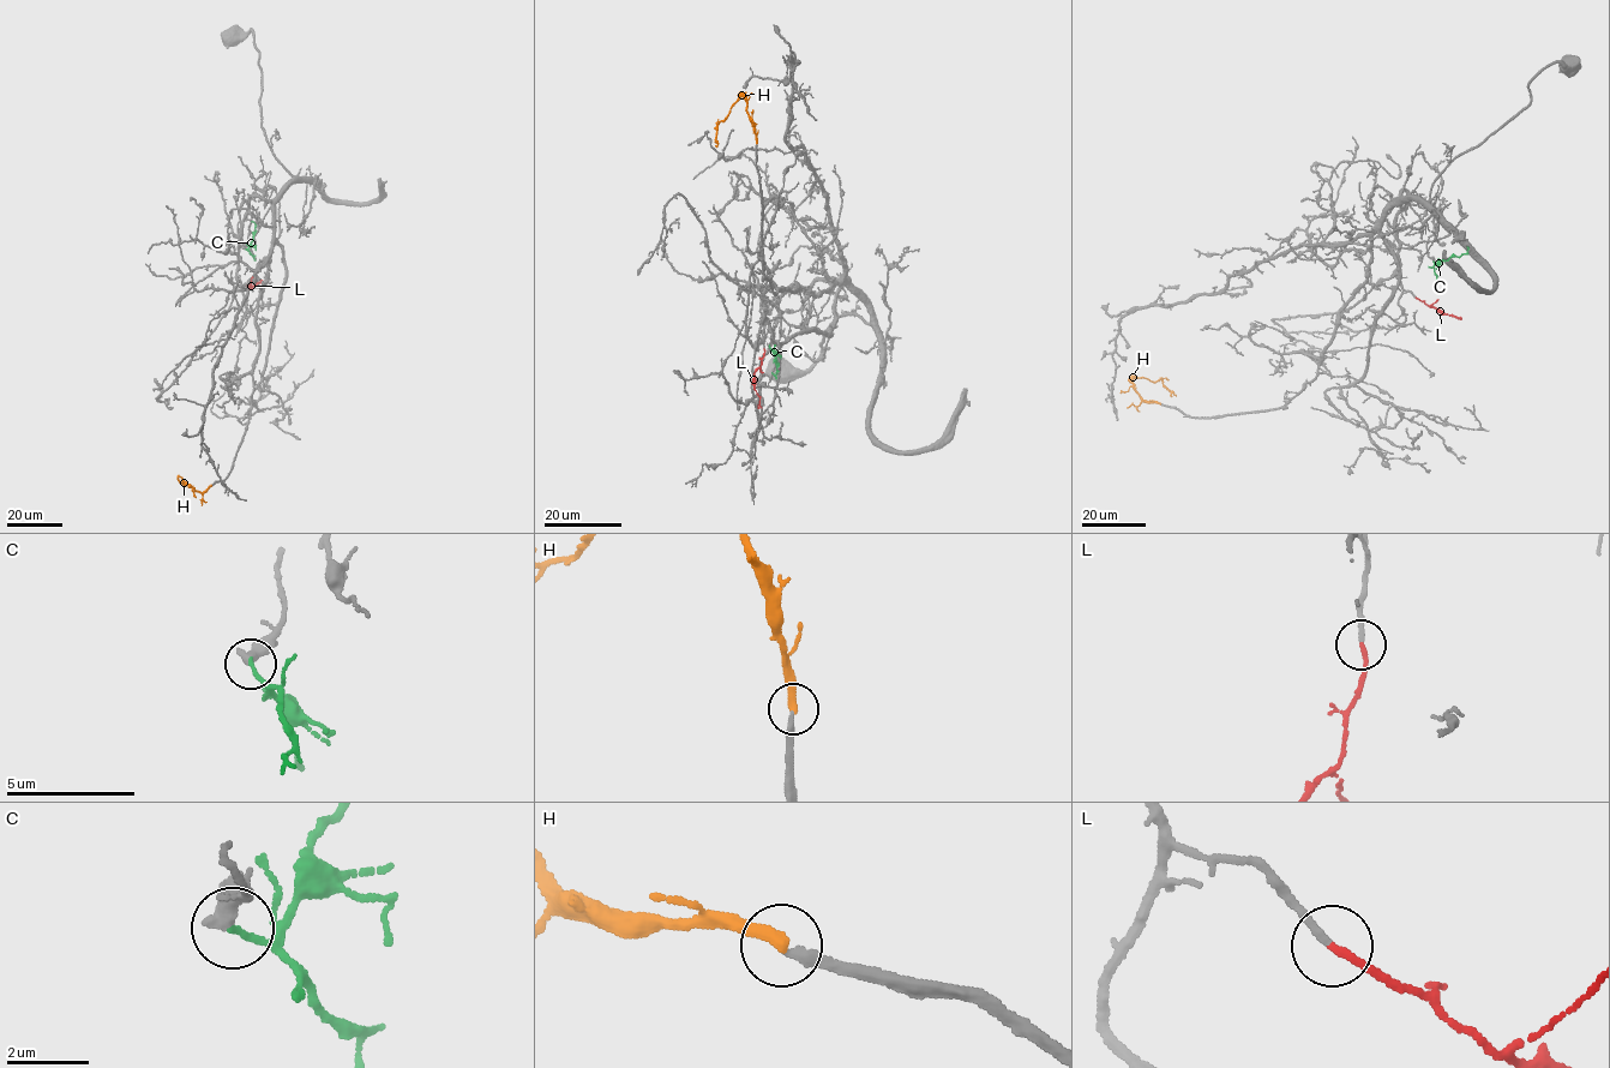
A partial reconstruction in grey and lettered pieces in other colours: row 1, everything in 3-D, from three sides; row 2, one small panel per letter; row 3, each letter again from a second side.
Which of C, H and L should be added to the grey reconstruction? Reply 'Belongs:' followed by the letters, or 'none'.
Belongs: L

